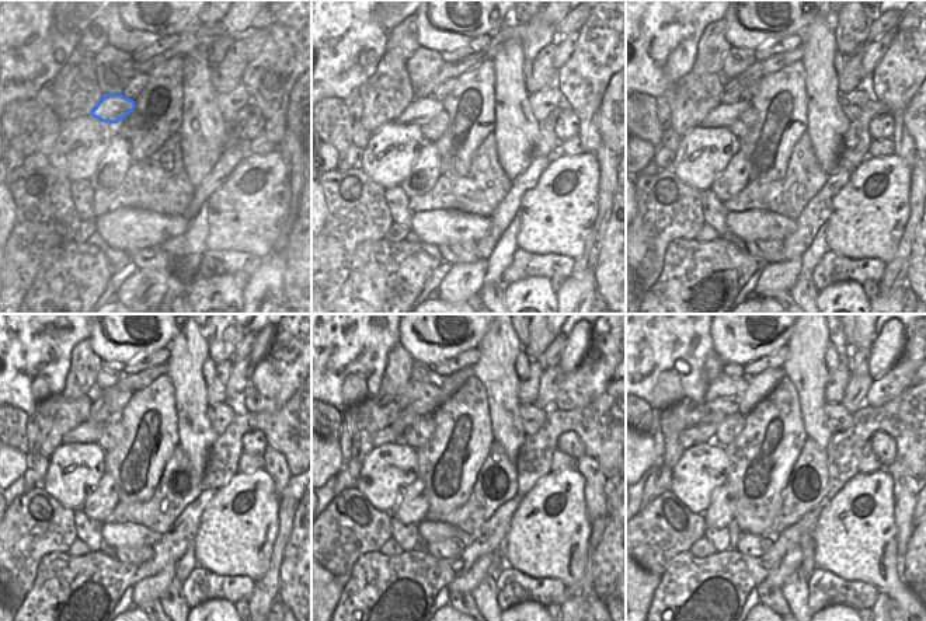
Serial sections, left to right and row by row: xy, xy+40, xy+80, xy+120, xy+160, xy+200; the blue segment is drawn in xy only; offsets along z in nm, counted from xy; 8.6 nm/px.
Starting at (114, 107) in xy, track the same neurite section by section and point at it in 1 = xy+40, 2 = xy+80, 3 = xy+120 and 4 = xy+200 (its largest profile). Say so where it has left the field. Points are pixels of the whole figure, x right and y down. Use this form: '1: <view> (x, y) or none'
1: xy+40 (424, 107)
2: xy+80 (735, 100)
3: xy+120 (89, 432)
4: xy+200 (706, 429)

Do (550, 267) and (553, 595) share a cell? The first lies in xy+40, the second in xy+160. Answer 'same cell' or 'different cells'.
same cell

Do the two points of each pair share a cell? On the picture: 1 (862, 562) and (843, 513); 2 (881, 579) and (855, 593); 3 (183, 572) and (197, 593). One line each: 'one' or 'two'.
1: one
2: two
3: two

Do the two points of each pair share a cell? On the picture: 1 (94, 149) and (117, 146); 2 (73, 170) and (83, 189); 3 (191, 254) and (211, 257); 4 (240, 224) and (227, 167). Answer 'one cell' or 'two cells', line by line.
1: two cells
2: two cells
3: two cells
4: two cells

